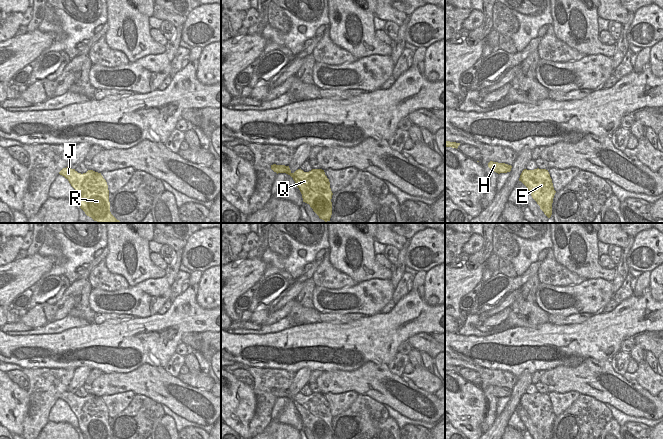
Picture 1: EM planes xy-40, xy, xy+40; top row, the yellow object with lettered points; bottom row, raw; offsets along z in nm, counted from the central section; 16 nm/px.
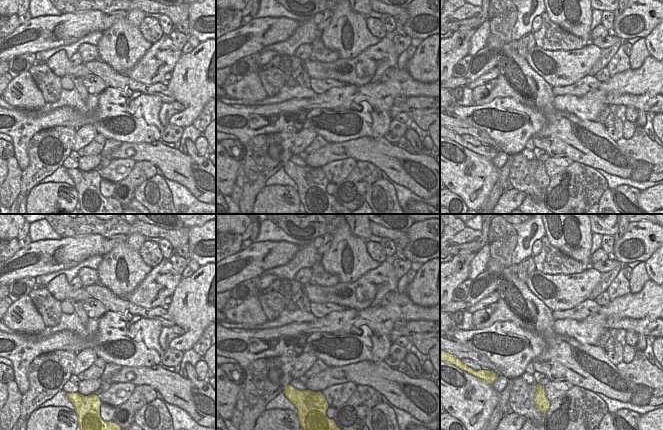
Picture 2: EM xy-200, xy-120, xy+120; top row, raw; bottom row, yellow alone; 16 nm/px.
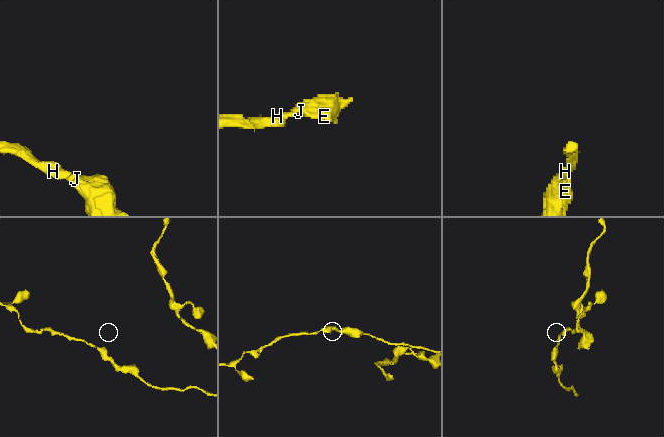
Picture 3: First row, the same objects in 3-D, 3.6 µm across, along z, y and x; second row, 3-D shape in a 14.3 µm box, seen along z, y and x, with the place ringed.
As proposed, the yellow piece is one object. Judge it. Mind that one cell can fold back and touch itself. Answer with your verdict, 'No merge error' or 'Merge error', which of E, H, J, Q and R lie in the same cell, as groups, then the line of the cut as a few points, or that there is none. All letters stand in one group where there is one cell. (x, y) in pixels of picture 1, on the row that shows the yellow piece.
No merge error. Groups: E H J Q R. No split

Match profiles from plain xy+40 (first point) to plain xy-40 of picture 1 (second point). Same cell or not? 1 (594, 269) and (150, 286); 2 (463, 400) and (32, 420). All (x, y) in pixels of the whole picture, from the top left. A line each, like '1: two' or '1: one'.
1: two
2: two

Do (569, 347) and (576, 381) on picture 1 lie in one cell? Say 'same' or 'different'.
different

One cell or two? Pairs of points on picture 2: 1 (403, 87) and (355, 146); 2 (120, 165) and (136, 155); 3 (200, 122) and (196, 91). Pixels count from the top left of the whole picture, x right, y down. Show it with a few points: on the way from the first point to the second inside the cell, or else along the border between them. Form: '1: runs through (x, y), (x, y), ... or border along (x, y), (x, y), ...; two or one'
1: border along (383, 136), (377, 138), (358, 137), (340, 142); two
2: border along (113, 158), (131, 158), (136, 161); two
3: border along (205, 104), (200, 114), (191, 124); two

